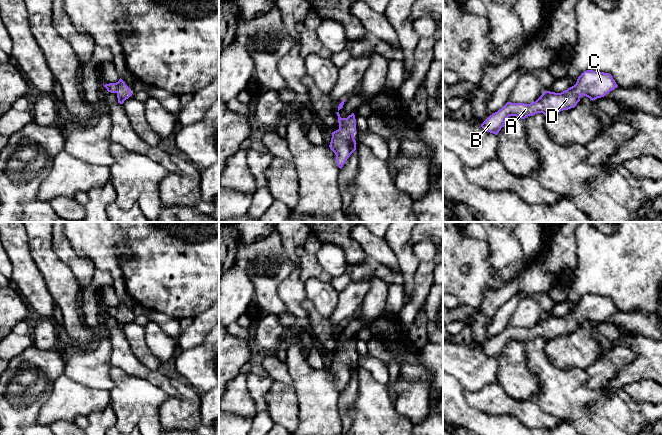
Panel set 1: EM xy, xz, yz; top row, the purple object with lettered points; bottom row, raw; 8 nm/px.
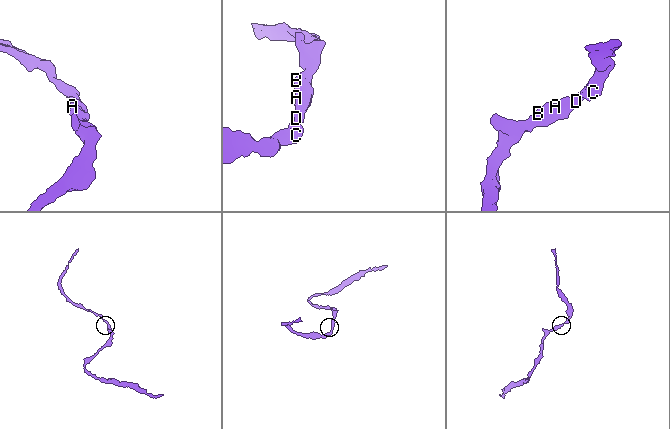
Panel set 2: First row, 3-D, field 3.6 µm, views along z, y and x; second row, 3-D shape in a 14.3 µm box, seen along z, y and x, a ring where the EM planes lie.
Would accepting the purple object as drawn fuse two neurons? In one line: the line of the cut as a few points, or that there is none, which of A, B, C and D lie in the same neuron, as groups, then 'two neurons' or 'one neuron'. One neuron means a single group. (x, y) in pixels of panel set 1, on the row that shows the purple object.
no cut | A B C D | one neuron

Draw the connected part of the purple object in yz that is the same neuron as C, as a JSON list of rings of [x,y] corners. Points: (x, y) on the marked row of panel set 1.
[[[587,70],[578,77],[574,86],[561,93],[545,91],[530,104],[507,102],[501,109],[490,115],[481,127],[497,135],[509,116],[525,119],[537,113],[543,113],[545,116],[553,115],[574,108],[582,95],[593,101],[604,97],[617,87],[611,74]]]

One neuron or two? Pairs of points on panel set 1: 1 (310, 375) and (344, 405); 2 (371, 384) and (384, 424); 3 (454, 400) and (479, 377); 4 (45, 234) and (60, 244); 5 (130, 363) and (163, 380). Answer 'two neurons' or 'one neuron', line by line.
1: two neurons
2: one neuron
3: two neurons
4: two neurons
5: one neuron

